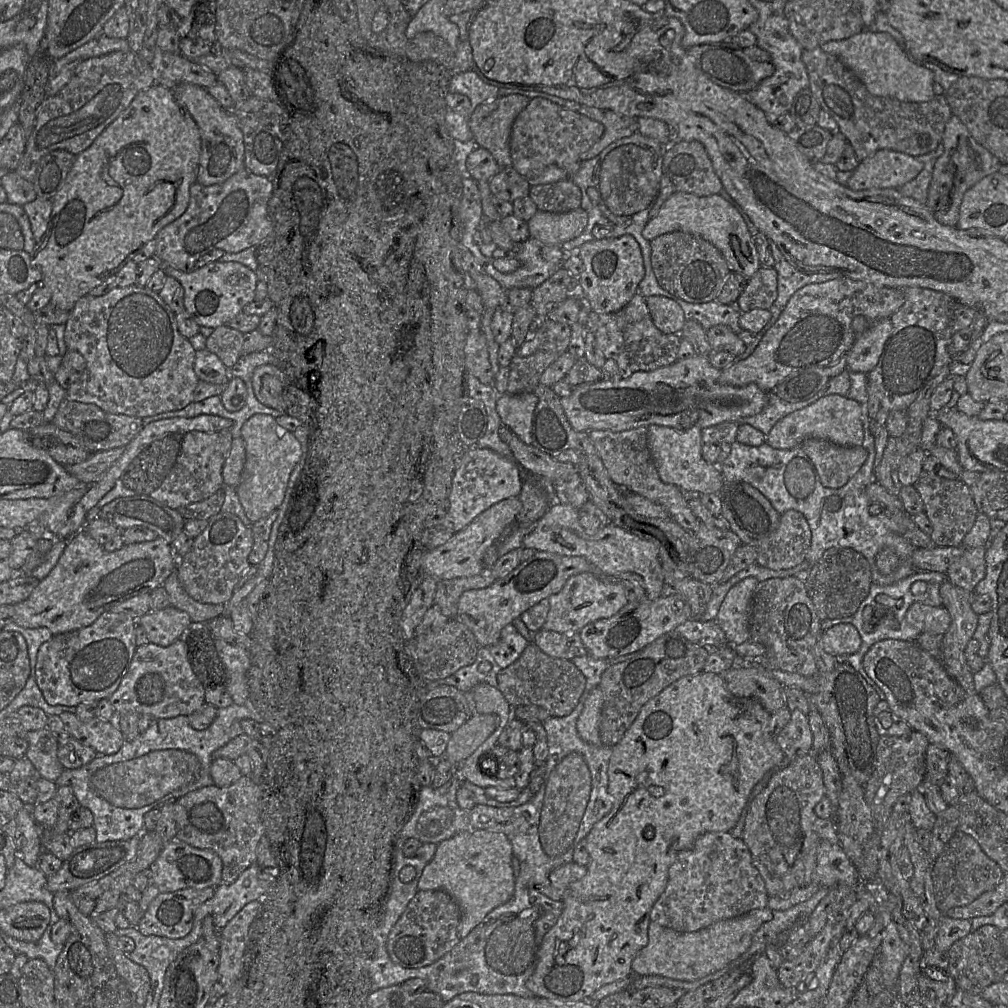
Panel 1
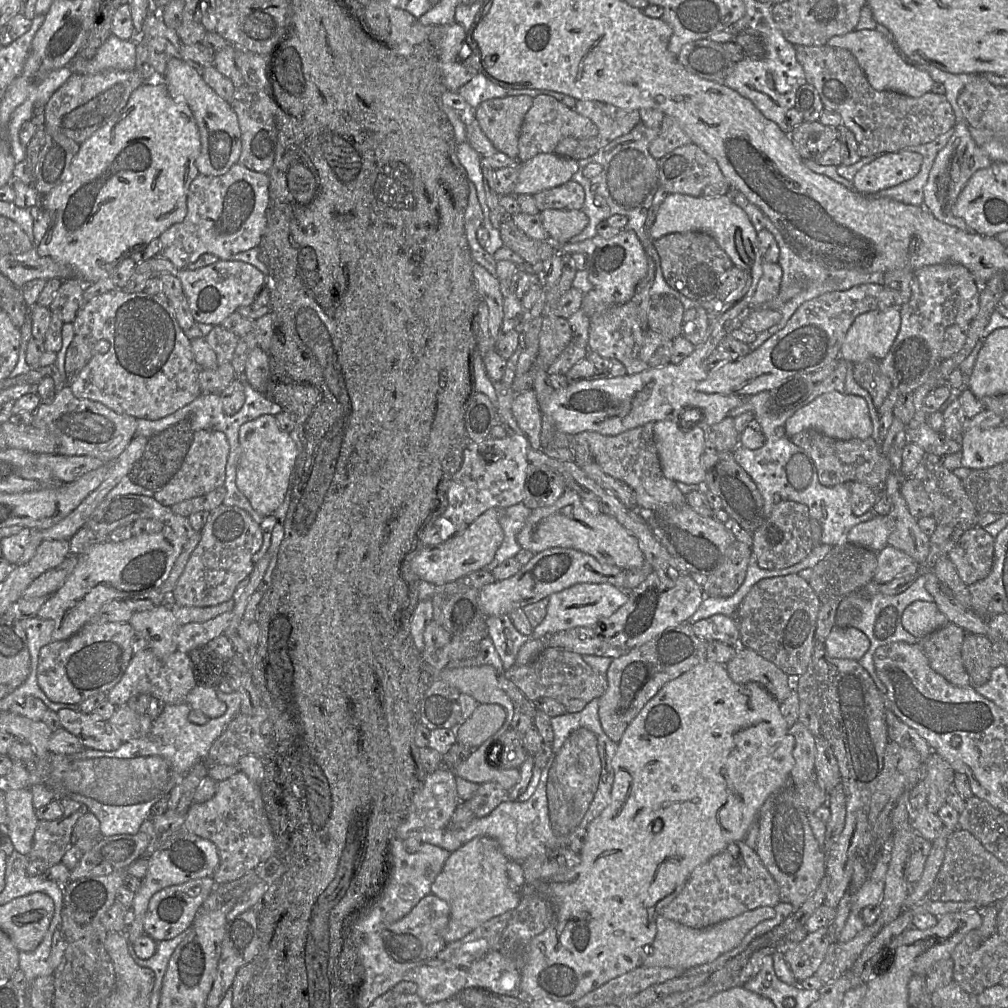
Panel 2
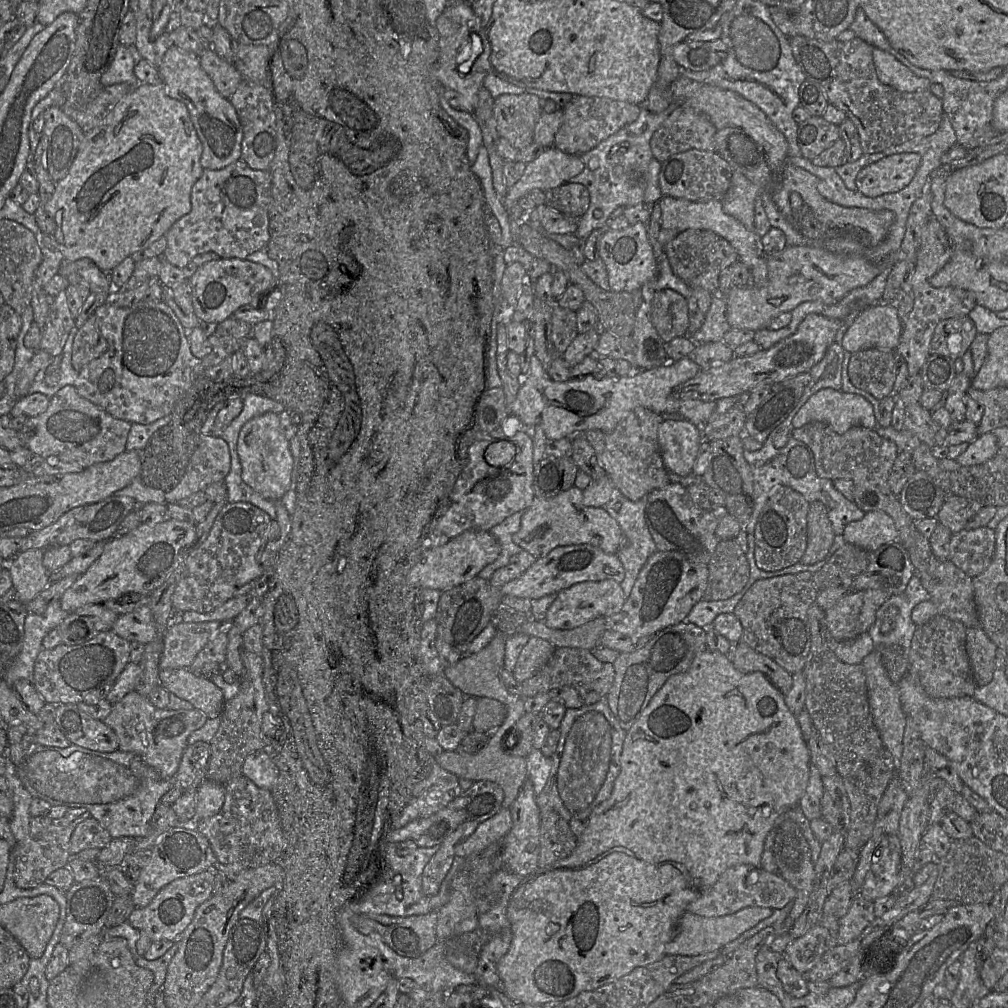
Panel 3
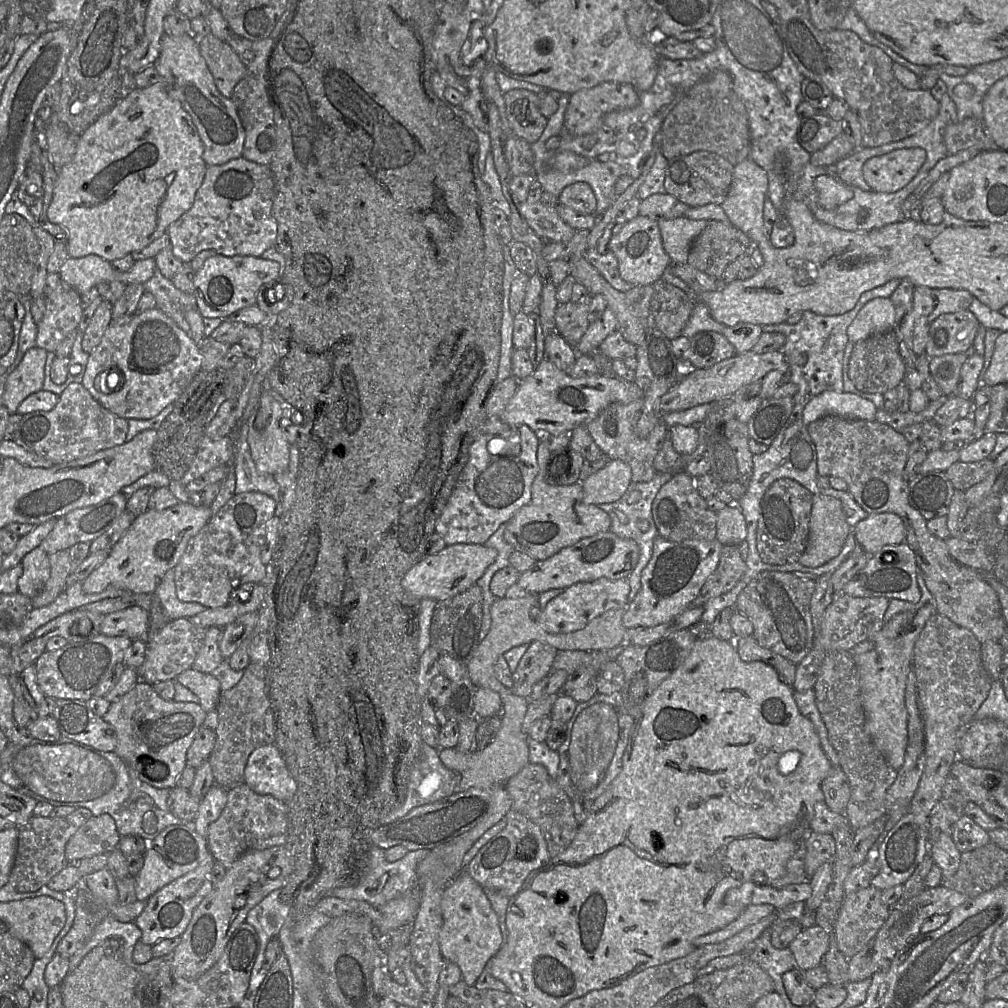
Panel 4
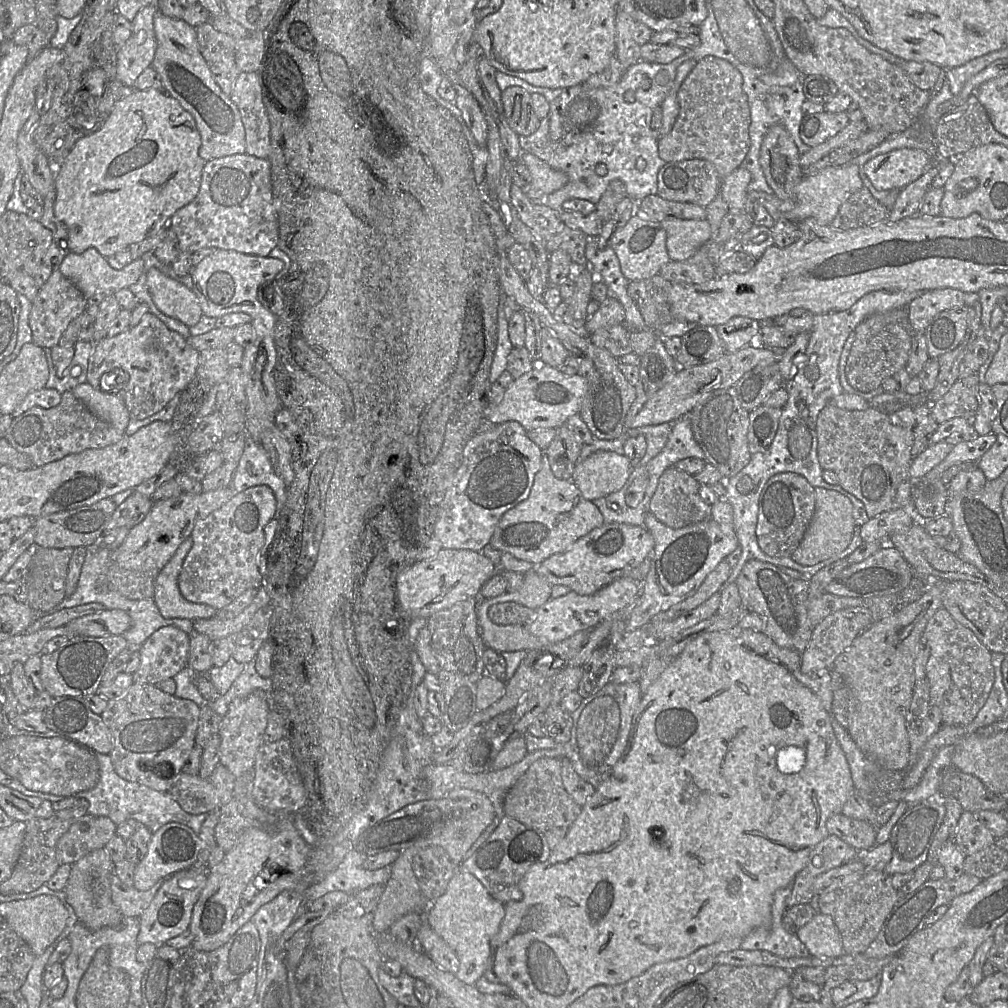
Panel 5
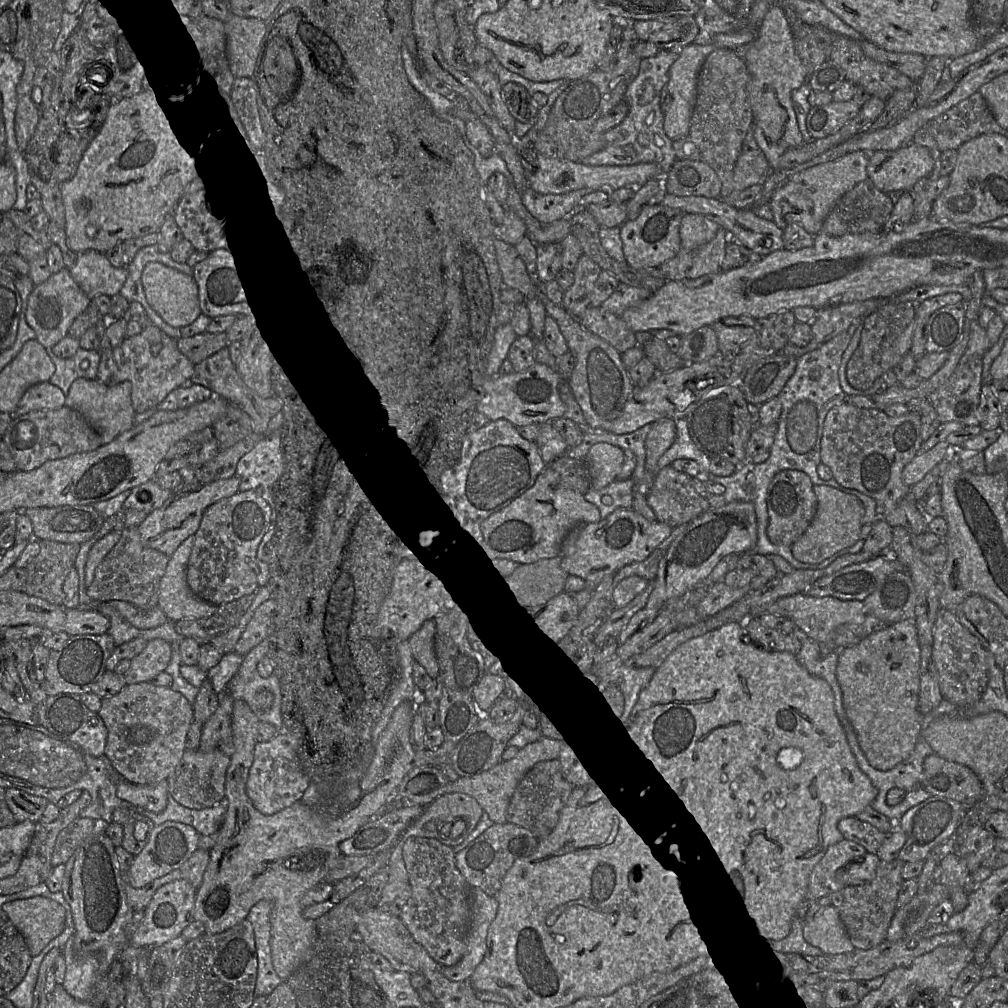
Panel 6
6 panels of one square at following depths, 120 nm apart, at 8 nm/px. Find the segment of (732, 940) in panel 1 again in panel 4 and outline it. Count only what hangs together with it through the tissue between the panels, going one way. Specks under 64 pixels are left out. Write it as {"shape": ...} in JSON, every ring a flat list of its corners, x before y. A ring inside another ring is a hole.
{"shape":[[770,904,751,905,744,909,744,911,733,922,726,927,714,931,709,934,697,937,693,944,696,948,702,947,706,944,713,944,722,942,743,929,753,925,763,918,769,916,776,911,776,908]]}

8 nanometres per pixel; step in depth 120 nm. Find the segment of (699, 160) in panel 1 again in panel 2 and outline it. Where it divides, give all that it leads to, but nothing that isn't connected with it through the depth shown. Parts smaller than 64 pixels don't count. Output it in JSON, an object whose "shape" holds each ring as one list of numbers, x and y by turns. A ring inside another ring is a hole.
{"shape":[[690,143,678,147,658,160,659,184,669,194,685,194,693,197,718,197,727,195,730,185,717,162,701,147]]}

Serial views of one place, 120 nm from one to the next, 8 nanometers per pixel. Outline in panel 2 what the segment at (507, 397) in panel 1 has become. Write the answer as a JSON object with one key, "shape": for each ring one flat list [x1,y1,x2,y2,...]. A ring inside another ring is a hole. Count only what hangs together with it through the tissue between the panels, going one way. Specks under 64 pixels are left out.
{"shape":[[532,389,516,393,512,402,512,413,518,426,527,437,530,448,541,449,542,411]]}

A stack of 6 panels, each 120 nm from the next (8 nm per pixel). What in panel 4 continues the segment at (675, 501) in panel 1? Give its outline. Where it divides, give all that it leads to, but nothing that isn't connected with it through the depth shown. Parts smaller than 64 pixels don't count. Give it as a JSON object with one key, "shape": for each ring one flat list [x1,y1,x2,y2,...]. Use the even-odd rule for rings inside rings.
{"shape":[[644,399,629,404,613,403,607,406,600,414,585,426,608,460,621,460,627,463,632,472,632,482,642,483,651,481,656,475,654,459,669,437,669,427,662,420,645,439,639,438,635,433,635,424,644,407]]}

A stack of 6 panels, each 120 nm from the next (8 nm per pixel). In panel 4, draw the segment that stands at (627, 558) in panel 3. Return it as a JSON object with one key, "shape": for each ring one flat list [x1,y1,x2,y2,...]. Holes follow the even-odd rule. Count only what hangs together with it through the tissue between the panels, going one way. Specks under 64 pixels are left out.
{"shape":[[656,473,654,478,649,482,642,483,634,483,632,482,626,492,622,495,622,497,616,502,601,504,598,505,603,511,605,511,611,518,611,529,610,531,616,534,617,536,625,539,634,540,639,547,639,560,634,568,633,572,628,578,628,582,630,584,630,592,628,595,628,603,631,603,636,597,637,593,641,589,641,574,643,569,646,567,648,562,651,559,654,540,657,537,657,529,652,517,652,503,661,489,661,487,667,483,674,474,671,473],[633,490,638,490,641,493,641,499,634,503,628,504,627,499],[639,519,647,520,649,524,649,528,646,532,642,532,637,527,637,522]]}

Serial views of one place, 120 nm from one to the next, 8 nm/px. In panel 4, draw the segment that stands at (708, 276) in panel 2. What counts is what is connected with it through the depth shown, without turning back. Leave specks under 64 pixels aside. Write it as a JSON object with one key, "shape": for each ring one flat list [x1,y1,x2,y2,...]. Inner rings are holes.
{"shape":[[711,221,693,241,687,264,711,276,720,286,726,267,752,247,751,239,729,221]]}

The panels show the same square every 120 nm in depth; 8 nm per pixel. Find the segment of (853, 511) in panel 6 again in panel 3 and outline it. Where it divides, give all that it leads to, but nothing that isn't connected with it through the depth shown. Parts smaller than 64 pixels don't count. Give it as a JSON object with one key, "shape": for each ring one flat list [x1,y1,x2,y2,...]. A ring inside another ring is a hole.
{"shape":[[820,501,810,503,807,515,807,548,800,562,812,565,823,560,835,537,826,506]]}

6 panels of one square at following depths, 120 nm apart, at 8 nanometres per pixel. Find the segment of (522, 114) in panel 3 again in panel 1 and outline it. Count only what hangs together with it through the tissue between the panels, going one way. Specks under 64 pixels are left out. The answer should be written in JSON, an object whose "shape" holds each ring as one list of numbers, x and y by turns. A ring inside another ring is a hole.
{"shape":[[518,94,502,96,478,105,470,116,476,146,488,150,502,169,512,167,512,125,530,100]]}

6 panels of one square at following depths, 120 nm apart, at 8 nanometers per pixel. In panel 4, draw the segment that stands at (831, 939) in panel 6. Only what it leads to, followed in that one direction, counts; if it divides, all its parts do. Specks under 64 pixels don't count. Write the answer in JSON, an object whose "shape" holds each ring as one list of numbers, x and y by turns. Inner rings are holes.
{"shape":[[820,926,805,928,791,942,788,948,795,957,796,967,802,971,821,964,830,945,830,935]]}

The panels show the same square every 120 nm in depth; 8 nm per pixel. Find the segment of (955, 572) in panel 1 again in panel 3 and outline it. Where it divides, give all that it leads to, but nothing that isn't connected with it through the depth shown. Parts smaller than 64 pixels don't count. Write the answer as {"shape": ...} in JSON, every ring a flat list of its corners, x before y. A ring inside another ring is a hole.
{"shape":[[988,527,964,529,952,536,949,560,974,579,992,563,996,549,996,531]]}

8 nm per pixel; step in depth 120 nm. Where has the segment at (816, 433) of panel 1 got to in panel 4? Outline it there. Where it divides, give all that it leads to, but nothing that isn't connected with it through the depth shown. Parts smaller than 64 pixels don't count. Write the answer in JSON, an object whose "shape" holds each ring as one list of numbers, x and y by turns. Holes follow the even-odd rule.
{"shape":[[824,391,812,398,803,410,803,422,808,425,827,415,850,420,874,421,877,408,874,403,851,392]]}

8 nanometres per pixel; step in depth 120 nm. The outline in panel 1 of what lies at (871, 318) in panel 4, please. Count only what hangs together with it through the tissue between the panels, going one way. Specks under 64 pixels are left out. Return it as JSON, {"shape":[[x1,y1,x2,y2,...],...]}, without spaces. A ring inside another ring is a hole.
{"shape":[[856,316,852,329,856,340,846,354,847,370,850,372,869,373,878,364,886,342,892,333,890,318,869,323,864,316]]}

